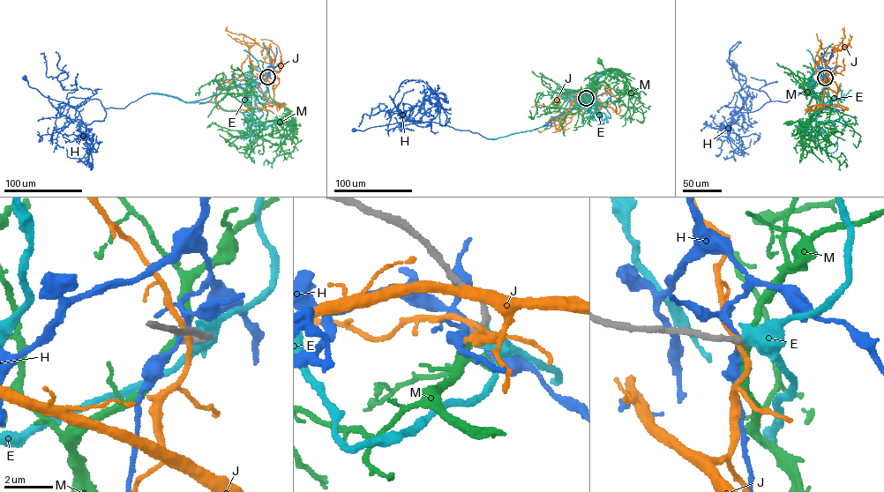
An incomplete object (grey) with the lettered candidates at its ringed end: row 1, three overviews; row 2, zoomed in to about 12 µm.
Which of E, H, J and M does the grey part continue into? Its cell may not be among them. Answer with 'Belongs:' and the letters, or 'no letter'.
Belongs: M

